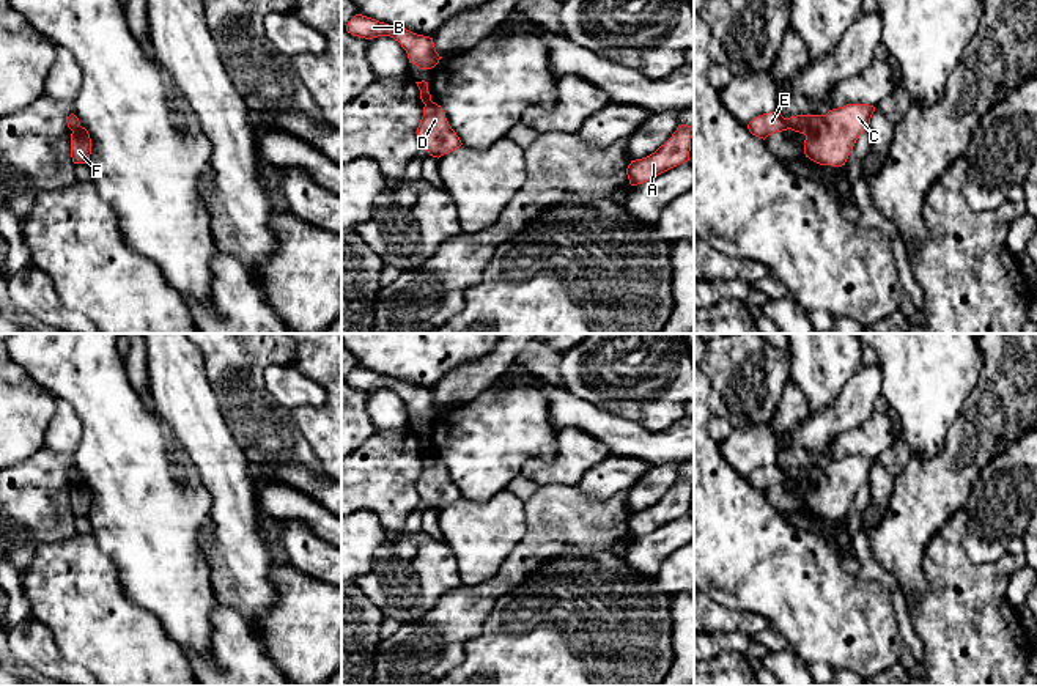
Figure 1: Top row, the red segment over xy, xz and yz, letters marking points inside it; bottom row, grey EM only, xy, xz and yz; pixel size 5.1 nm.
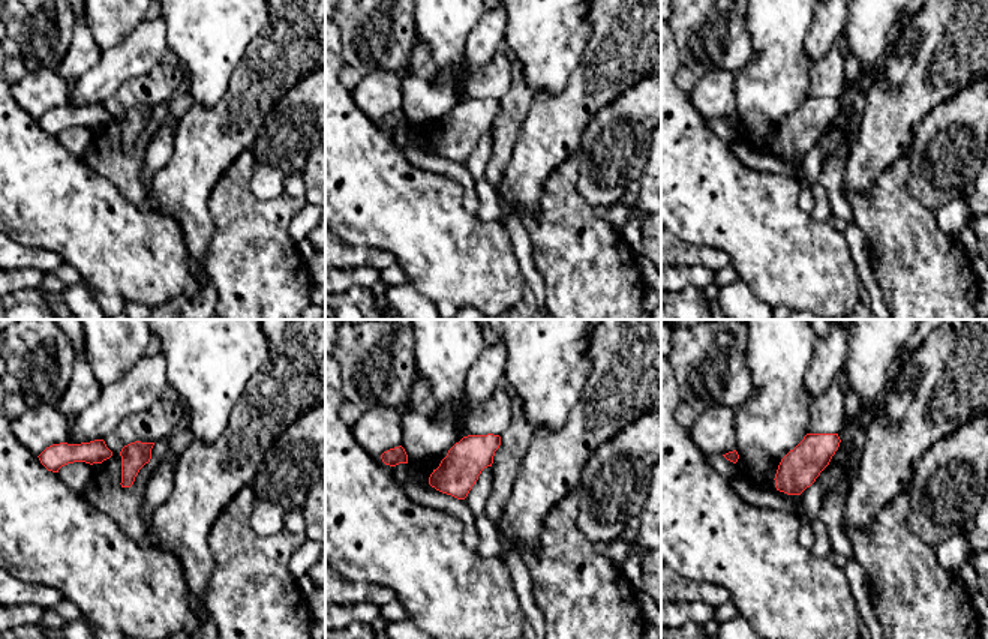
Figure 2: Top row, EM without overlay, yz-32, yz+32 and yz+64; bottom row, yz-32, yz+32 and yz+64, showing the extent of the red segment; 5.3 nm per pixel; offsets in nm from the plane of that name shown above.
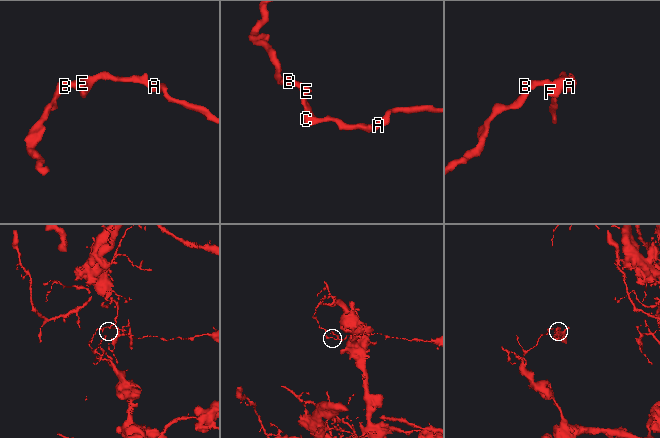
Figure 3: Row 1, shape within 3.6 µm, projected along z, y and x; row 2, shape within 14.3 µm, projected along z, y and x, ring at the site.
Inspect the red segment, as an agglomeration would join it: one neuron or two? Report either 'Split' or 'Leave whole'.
Split

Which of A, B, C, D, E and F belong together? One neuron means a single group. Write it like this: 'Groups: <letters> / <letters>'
Groups: A C D F / B E

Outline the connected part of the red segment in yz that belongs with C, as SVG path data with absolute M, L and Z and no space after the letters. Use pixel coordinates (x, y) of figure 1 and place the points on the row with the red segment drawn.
M847 104L829 110L825 126L804 140L804 154L820 165L845 165L856 140L869 129L875 112L869 104Z

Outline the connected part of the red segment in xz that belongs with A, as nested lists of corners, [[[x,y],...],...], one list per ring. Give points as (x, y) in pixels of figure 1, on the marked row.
[[[681,124],[672,137],[647,157],[631,160],[626,175],[631,186],[651,181],[658,175],[689,160],[694,127]]]

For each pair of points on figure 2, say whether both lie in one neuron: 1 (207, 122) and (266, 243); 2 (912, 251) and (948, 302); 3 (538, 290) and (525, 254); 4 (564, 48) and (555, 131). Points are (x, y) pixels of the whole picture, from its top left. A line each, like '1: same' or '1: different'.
1: different
2: same
3: same
4: different

